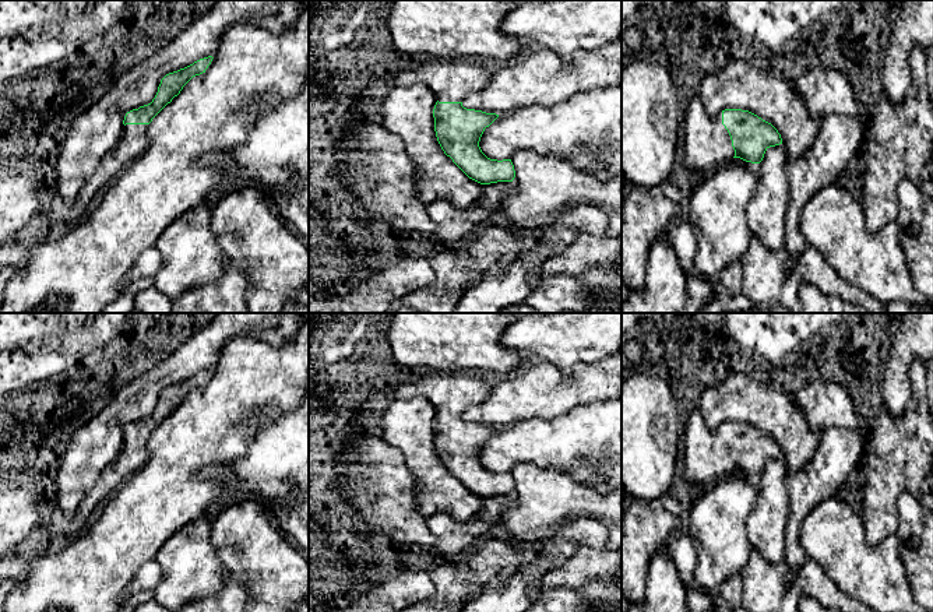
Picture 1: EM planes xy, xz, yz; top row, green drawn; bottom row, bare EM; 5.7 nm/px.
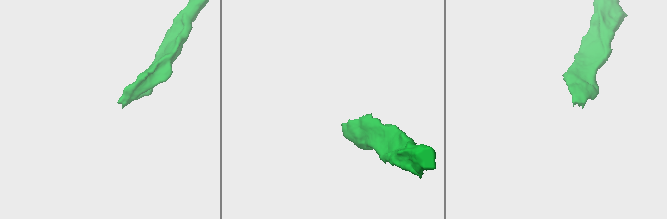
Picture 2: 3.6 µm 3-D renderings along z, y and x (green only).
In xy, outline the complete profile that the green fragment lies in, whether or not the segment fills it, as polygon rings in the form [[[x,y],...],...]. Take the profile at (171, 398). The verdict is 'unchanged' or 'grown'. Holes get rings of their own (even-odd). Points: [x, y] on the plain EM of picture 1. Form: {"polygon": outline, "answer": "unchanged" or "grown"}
{"polygon": [[[212,369],[200,372],[193,377],[180,381],[177,384],[166,387],[158,400],[158,405],[151,416],[140,419],[138,422],[133,422],[126,426],[123,433],[123,444],[119,456],[109,462],[103,471],[101,472],[96,483],[91,488],[87,493],[84,500],[80,503],[77,513],[70,518],[67,517],[63,510],[57,506],[57,488],[56,488],[56,497],[53,499],[53,513],[49,523],[47,538],[52,546],[57,546],[66,541],[73,539],[74,537],[80,535],[88,521],[89,516],[95,510],[99,503],[105,503],[126,481],[128,481],[148,460],[148,439],[152,432],[168,418],[172,415],[175,409],[180,407],[183,400],[196,388],[205,386],[208,379],[212,374]]], "answer": "grown"}

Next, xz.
{"polygon": [[[466,372],[458,373],[419,373],[395,390],[395,398],[411,398],[415,395],[425,397],[437,409],[433,422],[434,444],[437,454],[447,469],[472,493],[480,497],[497,495],[513,495],[515,483],[511,472],[490,472],[480,460],[479,454],[486,440],[489,440],[499,428],[482,423],[466,422],[462,414],[486,400],[492,394],[493,387],[478,377],[469,376]]], "answer": "grown"}

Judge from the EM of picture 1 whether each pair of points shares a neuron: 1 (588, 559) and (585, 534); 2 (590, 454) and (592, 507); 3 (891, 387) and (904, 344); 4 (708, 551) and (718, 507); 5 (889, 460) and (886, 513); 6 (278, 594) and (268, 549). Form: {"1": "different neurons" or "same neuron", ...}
{"1": "different neurons", "2": "different neurons", "3": "same neuron", "4": "same neuron", "5": "same neuron", "6": "same neuron"}

